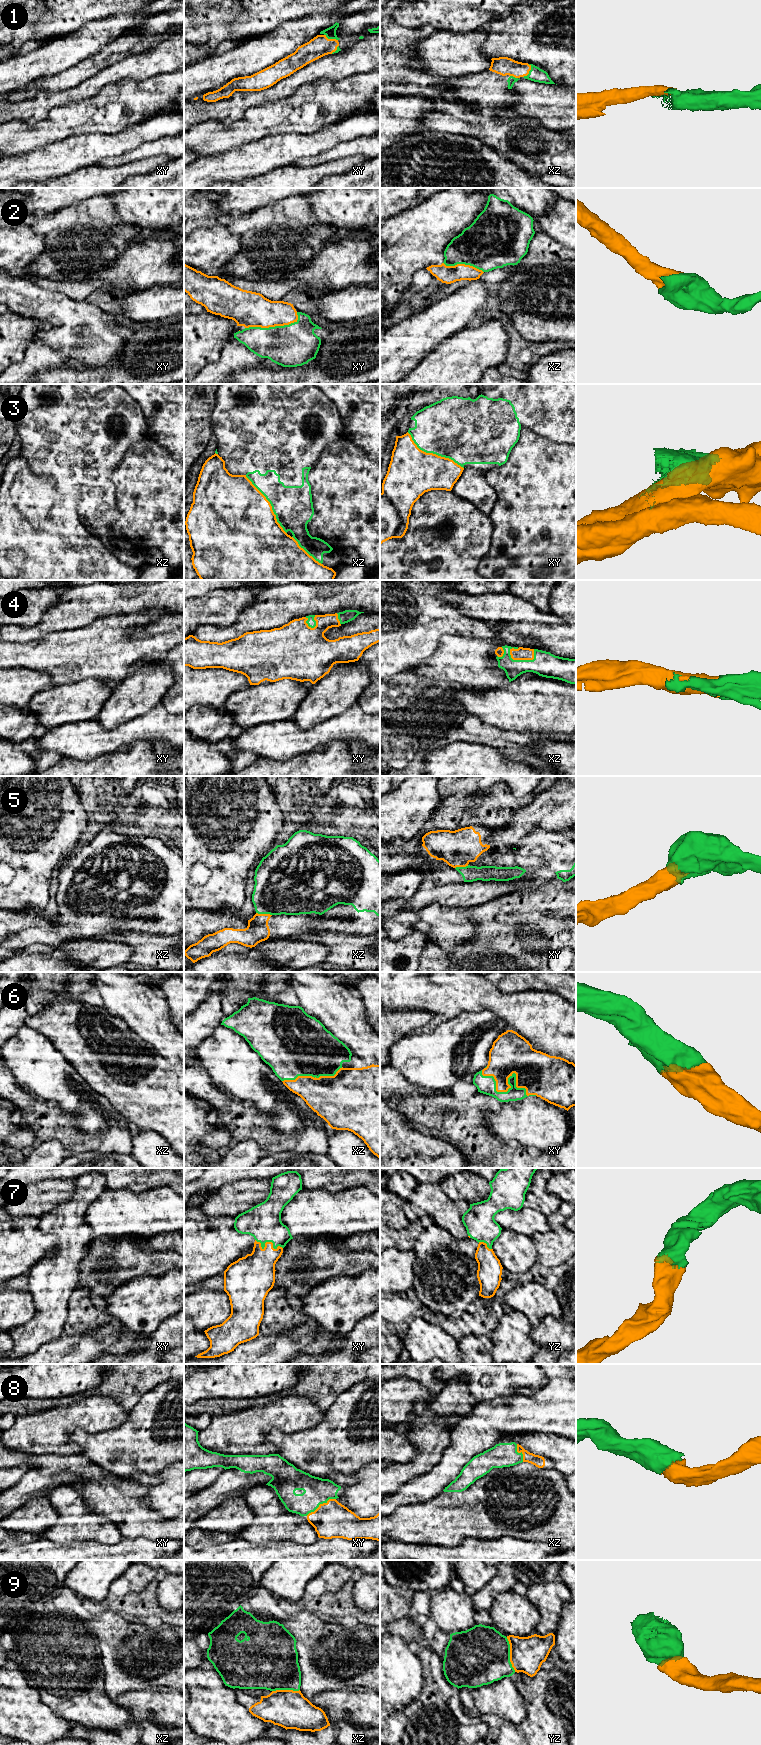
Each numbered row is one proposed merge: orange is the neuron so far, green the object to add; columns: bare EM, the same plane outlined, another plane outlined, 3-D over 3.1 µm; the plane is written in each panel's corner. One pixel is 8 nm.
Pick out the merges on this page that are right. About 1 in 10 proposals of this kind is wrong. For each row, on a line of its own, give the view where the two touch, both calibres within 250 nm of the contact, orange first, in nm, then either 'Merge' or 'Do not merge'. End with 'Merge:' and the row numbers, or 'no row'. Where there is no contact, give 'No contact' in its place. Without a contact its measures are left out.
1: Touches orange in xz. Thickness 150 nm (orange) against 120 nm. Merge
2: Touches orange in xy. Thickness 280 nm (orange) against 340 nm. Merge
3: Touches orange in xy. Thickness 380 nm (orange) against 480 nm. Do not merge
4: Touches orange in xz. Thickness 100 nm (orange) against 200 nm. Merge
5: Touches orange in xz. Thickness 180 nm (orange) against 420 nm. Merge
6: Touches orange in xy. Thickness 320 nm (orange) against 140 nm. Merge
7: Touches orange in xy. Thickness 280 nm (orange) against 280 nm. Merge
8: Touches orange in xy. Thickness 280 nm (orange) against 220 nm. Merge
9: Touches orange in yz. Thickness 280 nm (orange) against 460 nm. Merge
Merge: 1, 2, 4, 5, 6, 7, 8, 9

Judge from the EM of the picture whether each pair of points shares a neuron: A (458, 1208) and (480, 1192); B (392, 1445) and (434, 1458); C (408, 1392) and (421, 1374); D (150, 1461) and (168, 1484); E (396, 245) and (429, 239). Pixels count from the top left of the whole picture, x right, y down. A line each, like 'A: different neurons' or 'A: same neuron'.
A: different neurons
B: different neurons
C: different neurons
D: different neurons
E: same neuron

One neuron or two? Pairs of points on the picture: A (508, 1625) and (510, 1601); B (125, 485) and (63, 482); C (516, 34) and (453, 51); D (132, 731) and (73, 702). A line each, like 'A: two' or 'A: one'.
A: one
B: two
C: two
D: two

